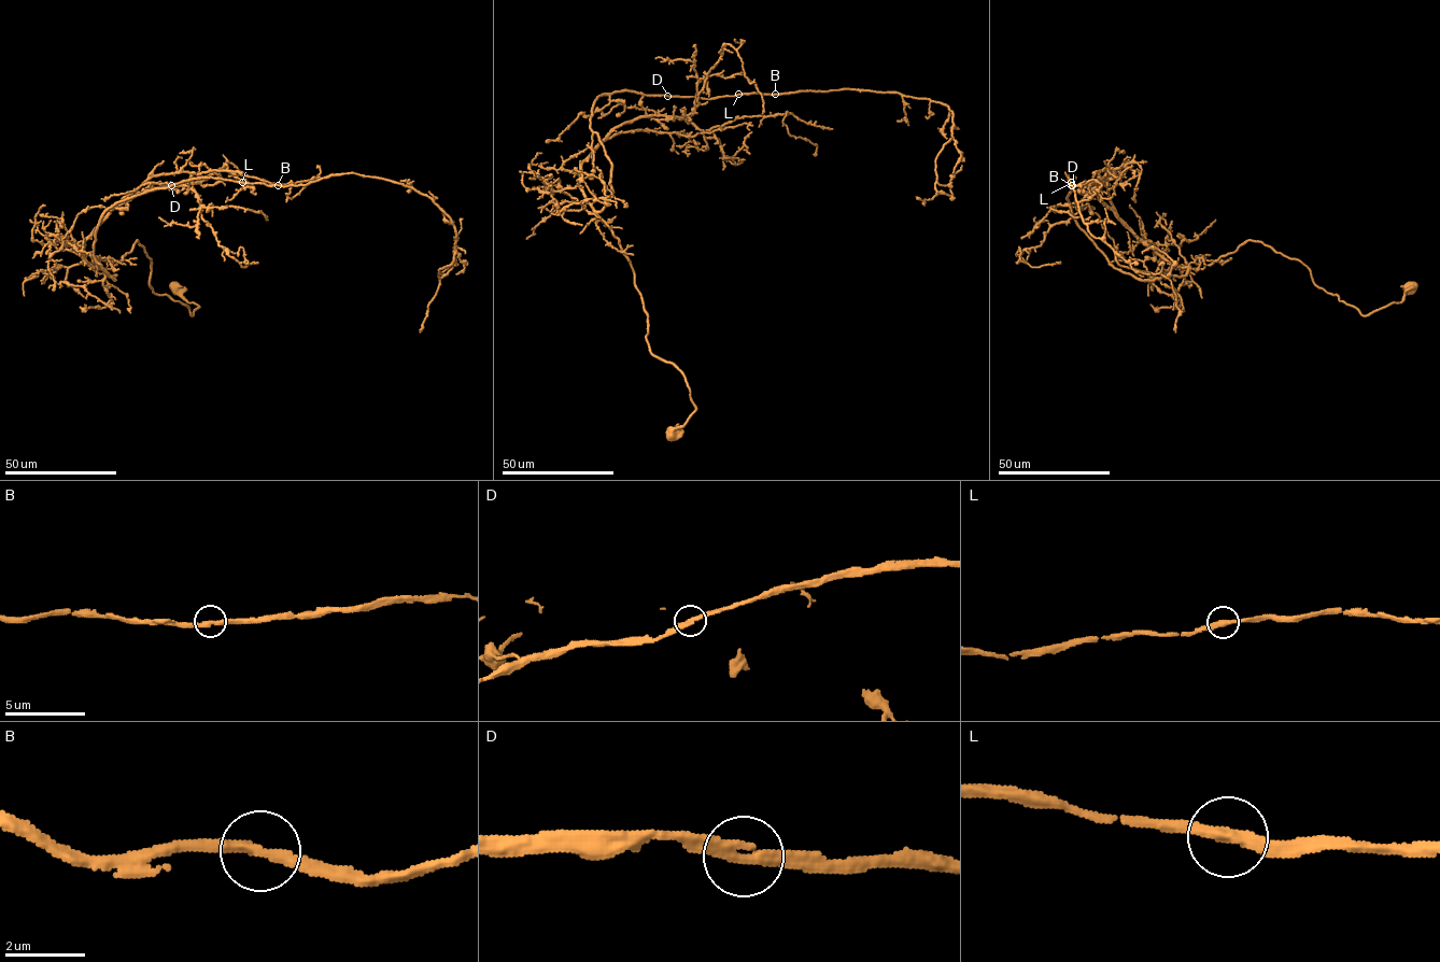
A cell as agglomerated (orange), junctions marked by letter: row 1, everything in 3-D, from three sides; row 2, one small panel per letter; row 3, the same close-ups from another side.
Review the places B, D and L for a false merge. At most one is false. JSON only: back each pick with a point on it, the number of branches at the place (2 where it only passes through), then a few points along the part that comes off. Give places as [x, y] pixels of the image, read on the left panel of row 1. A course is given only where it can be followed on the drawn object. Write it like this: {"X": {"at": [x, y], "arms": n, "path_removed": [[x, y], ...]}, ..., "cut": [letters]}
{"cut": []}

